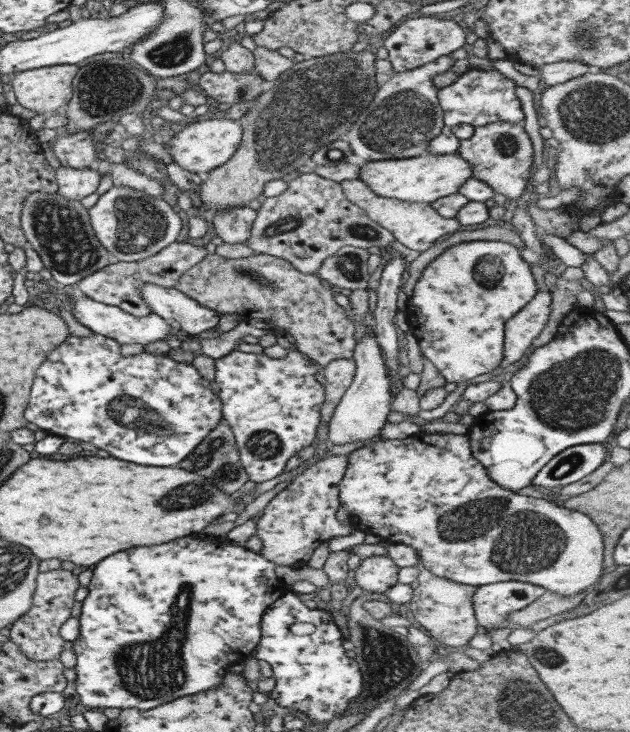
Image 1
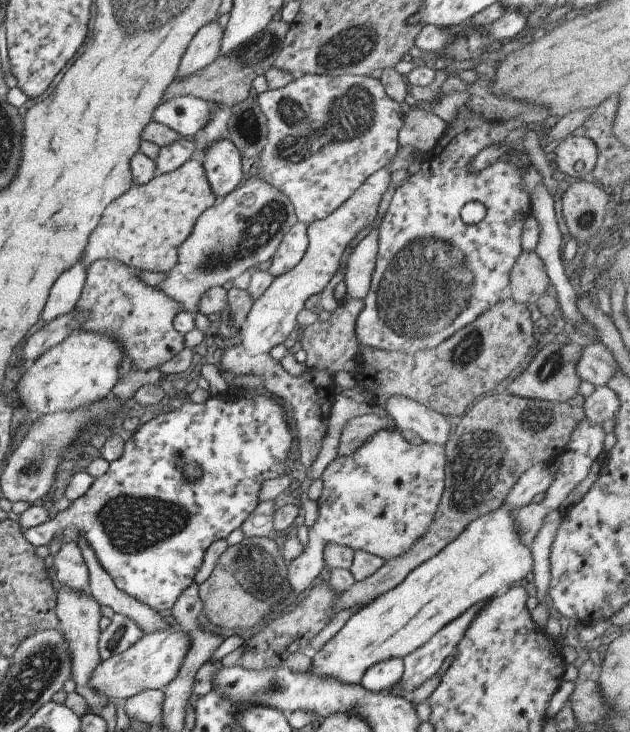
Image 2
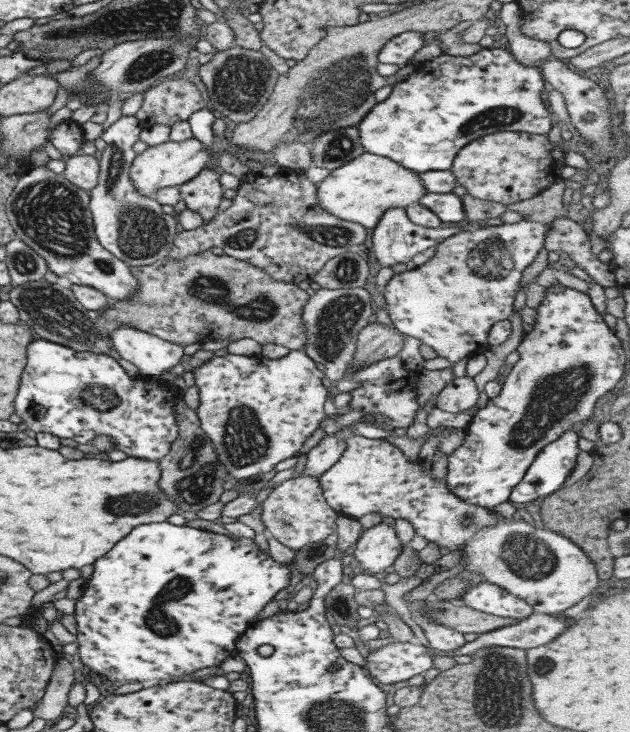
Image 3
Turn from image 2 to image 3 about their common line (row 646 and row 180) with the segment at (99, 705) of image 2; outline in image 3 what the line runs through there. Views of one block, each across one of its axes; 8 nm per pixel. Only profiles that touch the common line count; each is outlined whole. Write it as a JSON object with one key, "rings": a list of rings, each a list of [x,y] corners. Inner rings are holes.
{"rings":[[[79,153],[66,159],[62,175],[72,184],[91,192],[99,180],[99,161],[94,156]]]}

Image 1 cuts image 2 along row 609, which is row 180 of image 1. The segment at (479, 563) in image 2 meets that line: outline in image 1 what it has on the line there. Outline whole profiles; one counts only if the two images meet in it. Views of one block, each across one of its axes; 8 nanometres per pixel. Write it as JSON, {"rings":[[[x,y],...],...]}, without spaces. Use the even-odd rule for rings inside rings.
{"rings":[[[459,153],[430,155],[425,154],[401,160],[375,161],[360,169],[361,182],[364,182],[377,196],[394,198],[404,202],[432,203],[440,198],[460,191],[460,188],[474,177],[470,162]]]}

